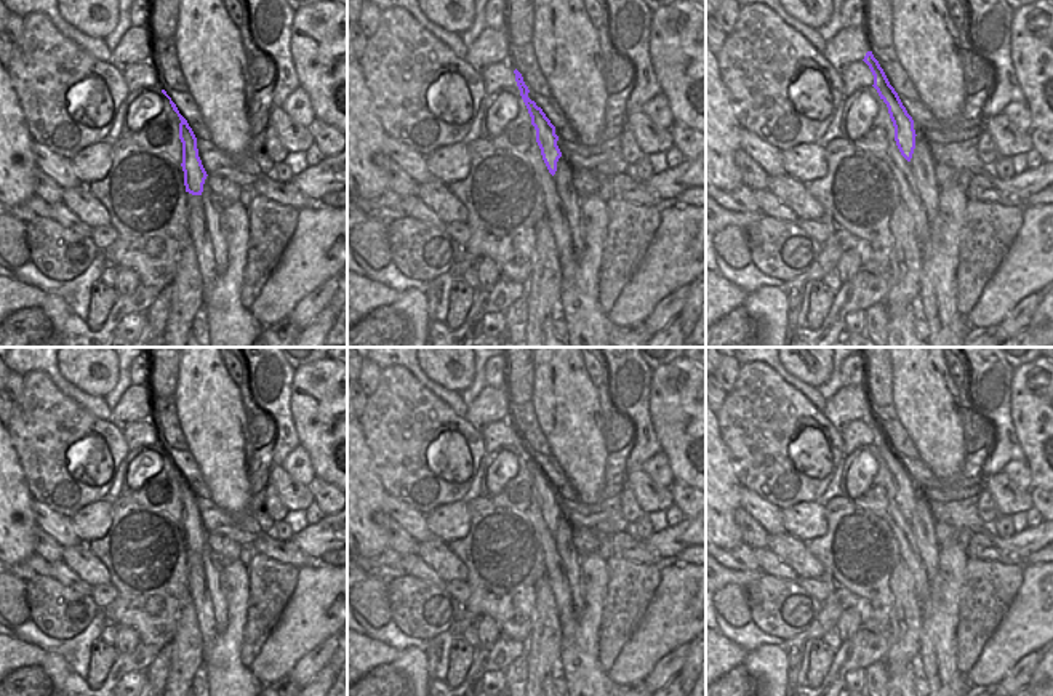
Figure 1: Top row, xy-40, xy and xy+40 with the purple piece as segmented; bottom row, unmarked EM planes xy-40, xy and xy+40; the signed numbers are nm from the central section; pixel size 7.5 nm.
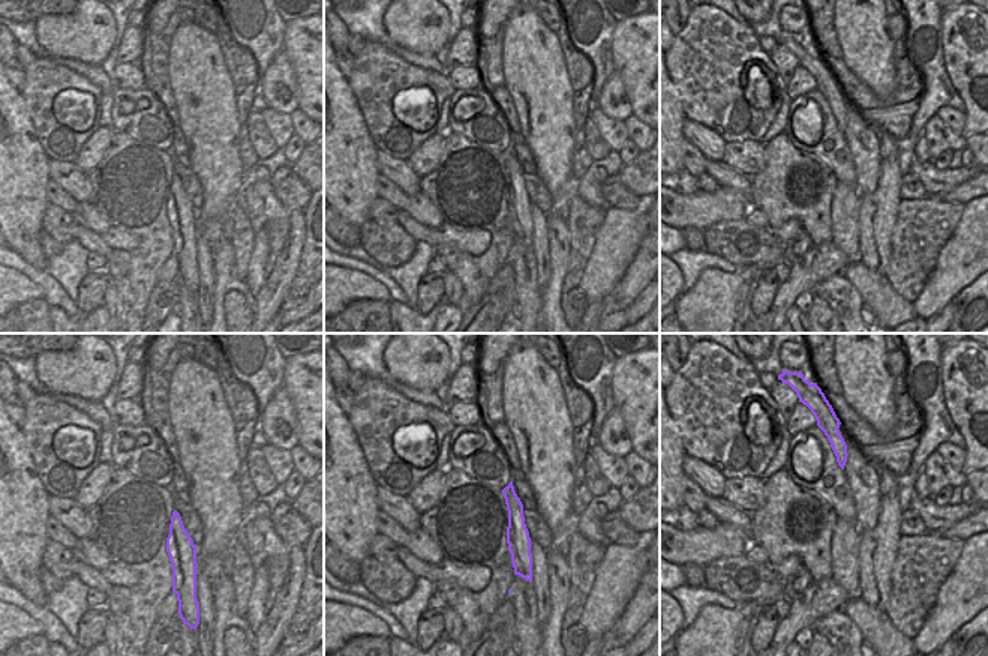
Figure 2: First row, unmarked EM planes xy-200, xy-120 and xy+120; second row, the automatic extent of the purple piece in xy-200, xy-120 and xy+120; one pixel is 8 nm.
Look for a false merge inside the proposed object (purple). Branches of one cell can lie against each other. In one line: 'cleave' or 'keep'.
keep

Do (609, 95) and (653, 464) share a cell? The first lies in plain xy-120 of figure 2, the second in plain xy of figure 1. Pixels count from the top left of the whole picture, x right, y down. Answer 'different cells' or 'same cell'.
same cell

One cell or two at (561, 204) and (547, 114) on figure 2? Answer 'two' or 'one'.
two

